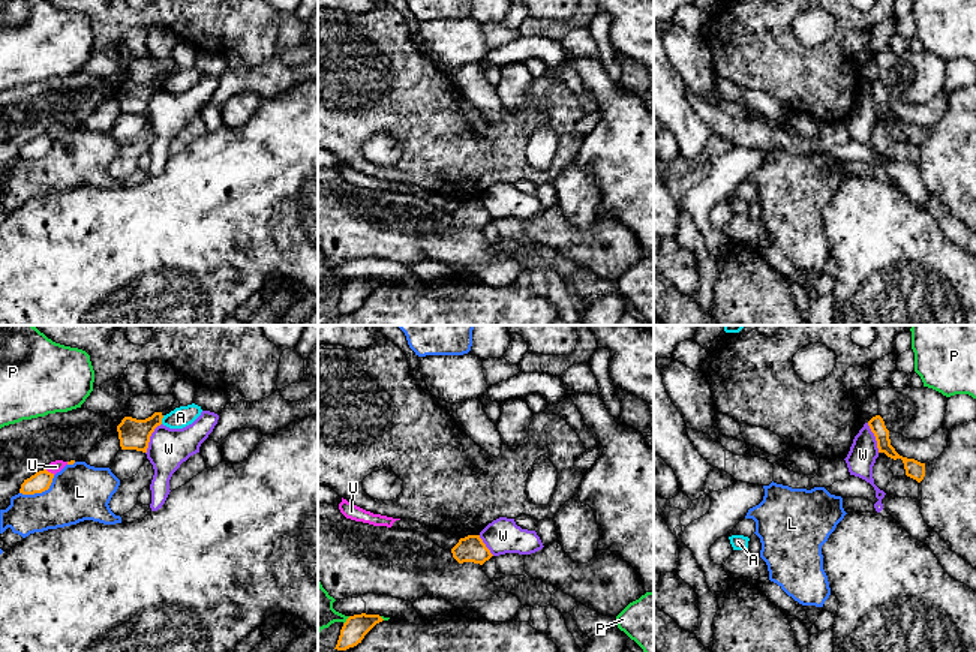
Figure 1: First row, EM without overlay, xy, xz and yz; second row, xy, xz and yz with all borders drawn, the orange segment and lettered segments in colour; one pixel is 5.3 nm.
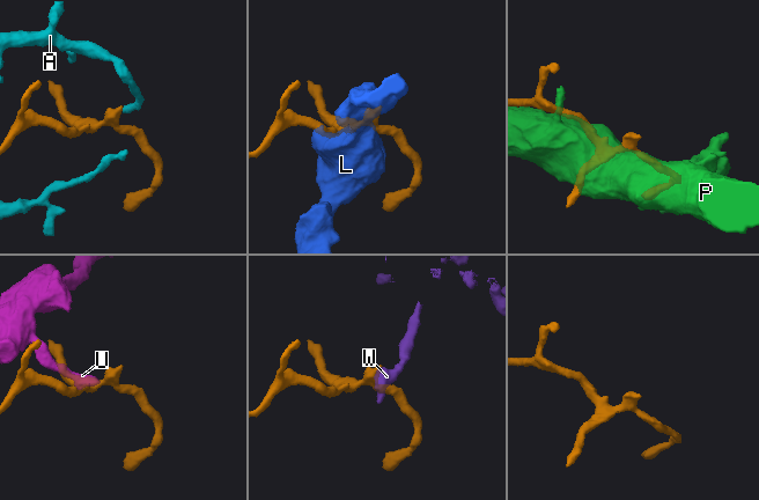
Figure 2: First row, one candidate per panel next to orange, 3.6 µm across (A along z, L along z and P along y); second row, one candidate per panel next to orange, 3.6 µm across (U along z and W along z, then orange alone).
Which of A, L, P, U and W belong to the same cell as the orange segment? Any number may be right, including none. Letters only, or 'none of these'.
none of these

